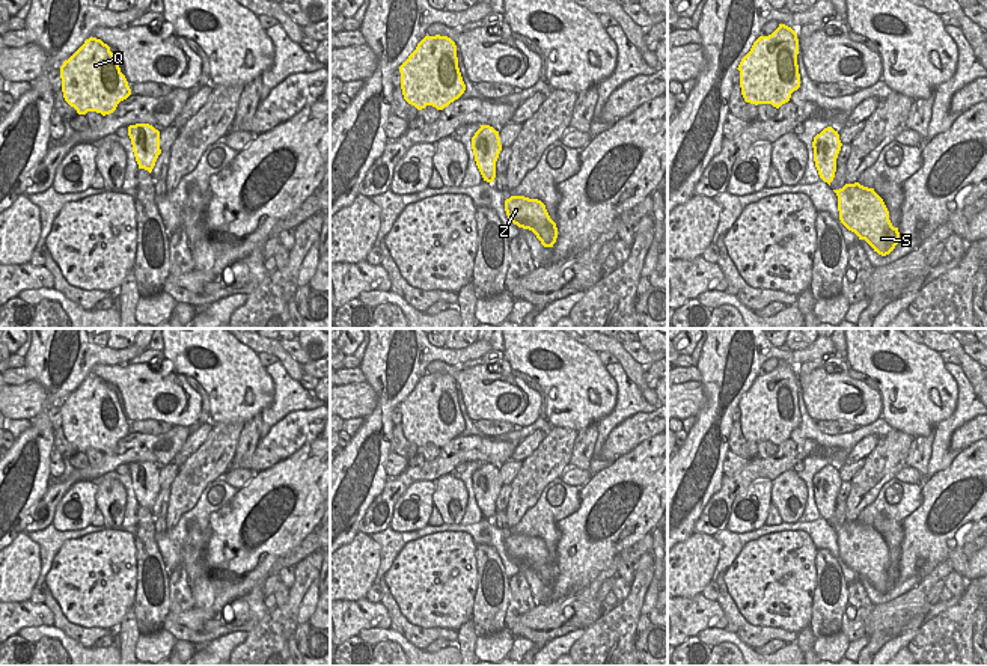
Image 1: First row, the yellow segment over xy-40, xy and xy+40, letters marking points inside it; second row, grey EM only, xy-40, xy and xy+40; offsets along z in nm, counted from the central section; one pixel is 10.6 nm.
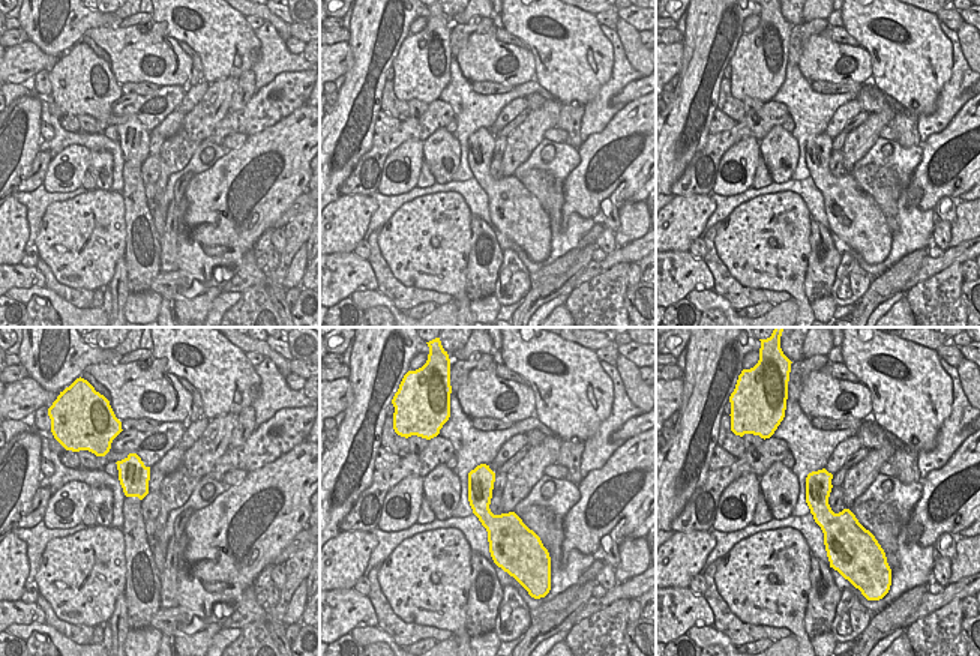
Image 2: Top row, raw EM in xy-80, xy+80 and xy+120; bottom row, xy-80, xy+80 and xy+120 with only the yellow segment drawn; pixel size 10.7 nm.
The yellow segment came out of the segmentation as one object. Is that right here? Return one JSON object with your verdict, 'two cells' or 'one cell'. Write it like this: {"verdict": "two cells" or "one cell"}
{"verdict": "one cell"}

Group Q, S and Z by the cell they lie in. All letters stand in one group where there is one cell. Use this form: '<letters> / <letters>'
Q S Z

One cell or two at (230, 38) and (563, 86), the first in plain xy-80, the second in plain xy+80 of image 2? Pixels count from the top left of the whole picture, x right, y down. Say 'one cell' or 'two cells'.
one cell

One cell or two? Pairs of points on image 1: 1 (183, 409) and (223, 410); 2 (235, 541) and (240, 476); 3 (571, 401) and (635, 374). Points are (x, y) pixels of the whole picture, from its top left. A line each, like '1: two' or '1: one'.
1: two
2: two
3: two

